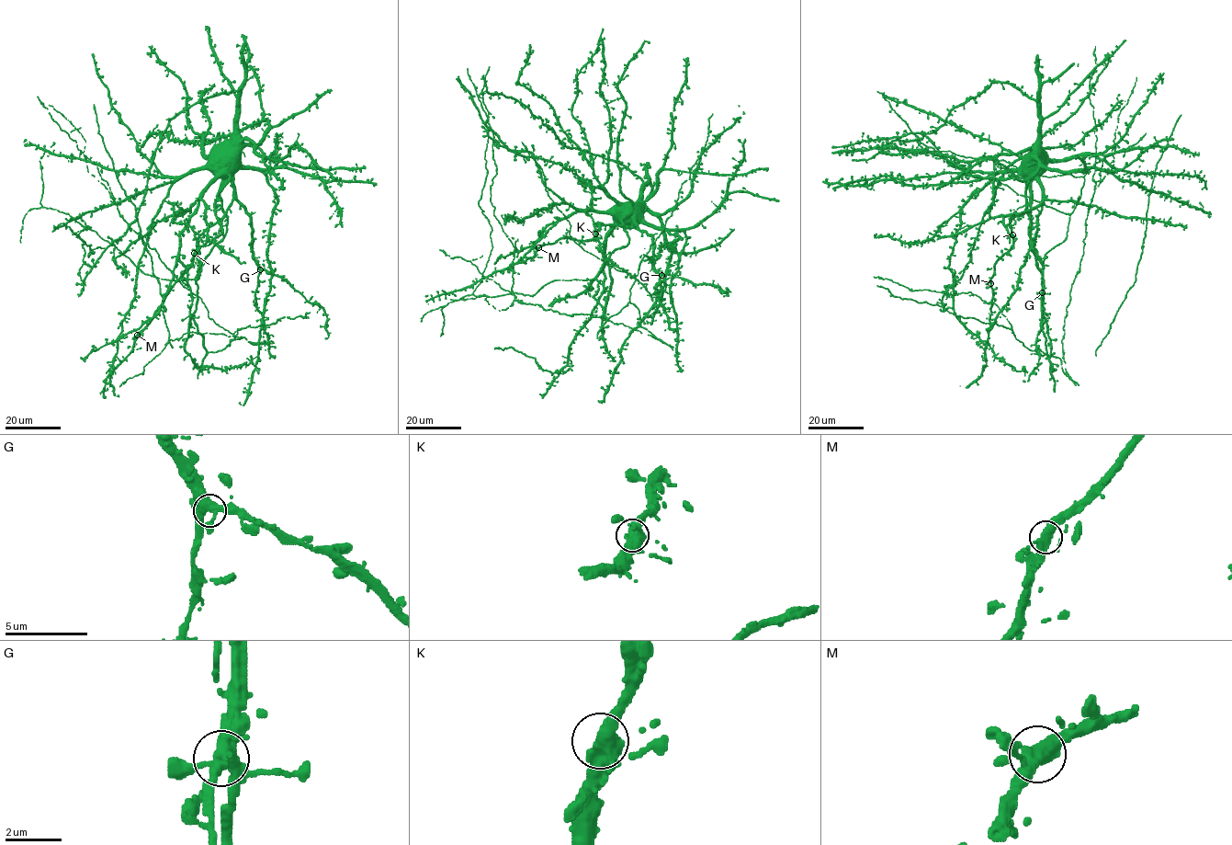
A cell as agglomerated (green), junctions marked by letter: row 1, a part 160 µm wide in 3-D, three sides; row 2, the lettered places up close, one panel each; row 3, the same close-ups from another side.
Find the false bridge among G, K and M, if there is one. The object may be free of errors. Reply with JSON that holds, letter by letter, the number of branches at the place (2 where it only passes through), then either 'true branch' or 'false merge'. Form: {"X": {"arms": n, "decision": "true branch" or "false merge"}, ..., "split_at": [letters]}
{"G": {"arms": 4, "decision": "true branch"}, "K": {"arms": 4, "decision": "true branch"}, "M": {"arms": 4, "decision": "true branch"}, "split_at": []}

